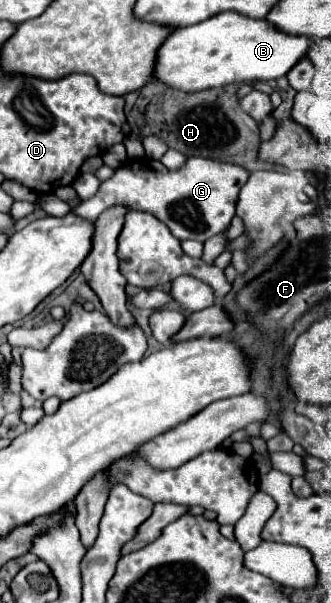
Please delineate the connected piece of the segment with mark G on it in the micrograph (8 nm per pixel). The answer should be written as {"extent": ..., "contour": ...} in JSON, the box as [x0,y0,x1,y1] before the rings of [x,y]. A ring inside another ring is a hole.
{"extent":[73,157,249,243],"contour":[[[147,157],[133,159],[115,169],[115,175],[103,181],[91,199],[85,199],[73,207],[73,213],[94,222],[103,211],[107,211],[107,207],[125,205],[129,211],[149,211],[167,223],[171,235],[181,241],[195,239],[205,243],[209,237],[229,227],[235,215],[239,189],[245,185],[247,177],[249,173],[239,165],[203,157],[189,157],[187,163],[177,171],[169,171],[159,161],[151,161]]]}

